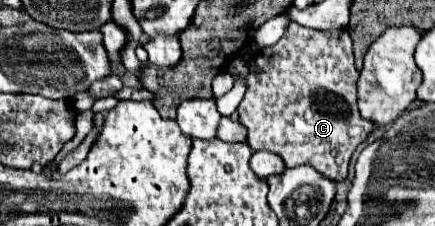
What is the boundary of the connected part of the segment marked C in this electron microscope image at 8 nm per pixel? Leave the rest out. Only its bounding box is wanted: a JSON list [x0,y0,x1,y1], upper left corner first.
[237,23,373,183]

